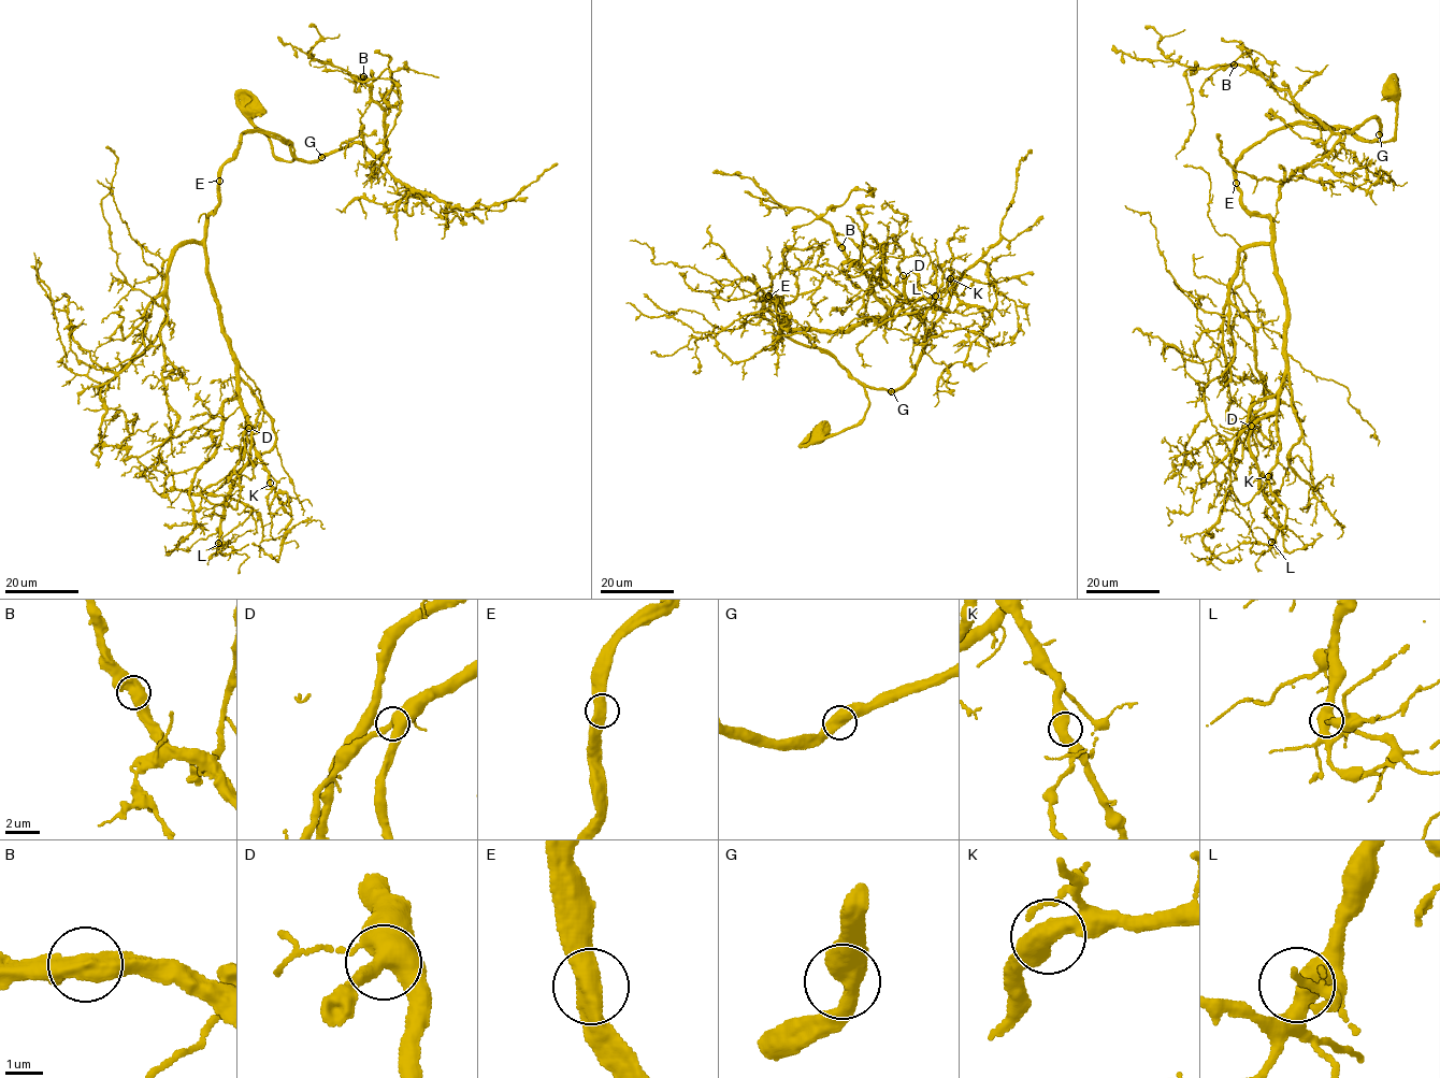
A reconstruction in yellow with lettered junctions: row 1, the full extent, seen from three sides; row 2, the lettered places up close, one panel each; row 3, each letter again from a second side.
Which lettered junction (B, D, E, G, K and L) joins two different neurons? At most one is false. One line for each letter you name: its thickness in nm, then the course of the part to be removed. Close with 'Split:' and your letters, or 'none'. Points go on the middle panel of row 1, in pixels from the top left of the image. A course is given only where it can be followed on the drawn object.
Split: none

